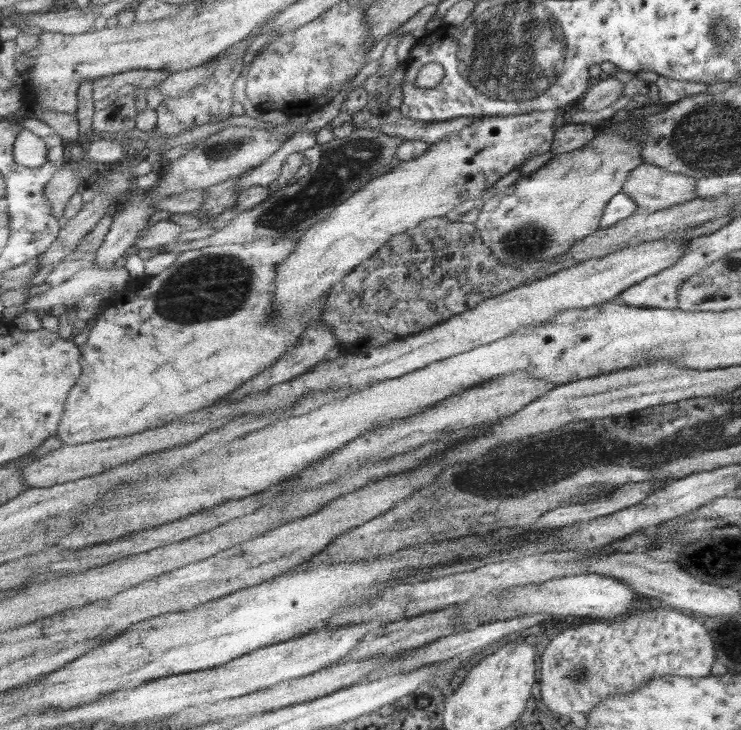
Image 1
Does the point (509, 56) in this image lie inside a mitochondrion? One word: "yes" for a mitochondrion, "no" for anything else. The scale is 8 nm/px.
yes

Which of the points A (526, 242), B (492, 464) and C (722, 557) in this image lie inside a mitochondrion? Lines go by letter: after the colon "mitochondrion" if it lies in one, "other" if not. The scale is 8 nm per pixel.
A: mitochondrion
B: mitochondrion
C: mitochondrion

